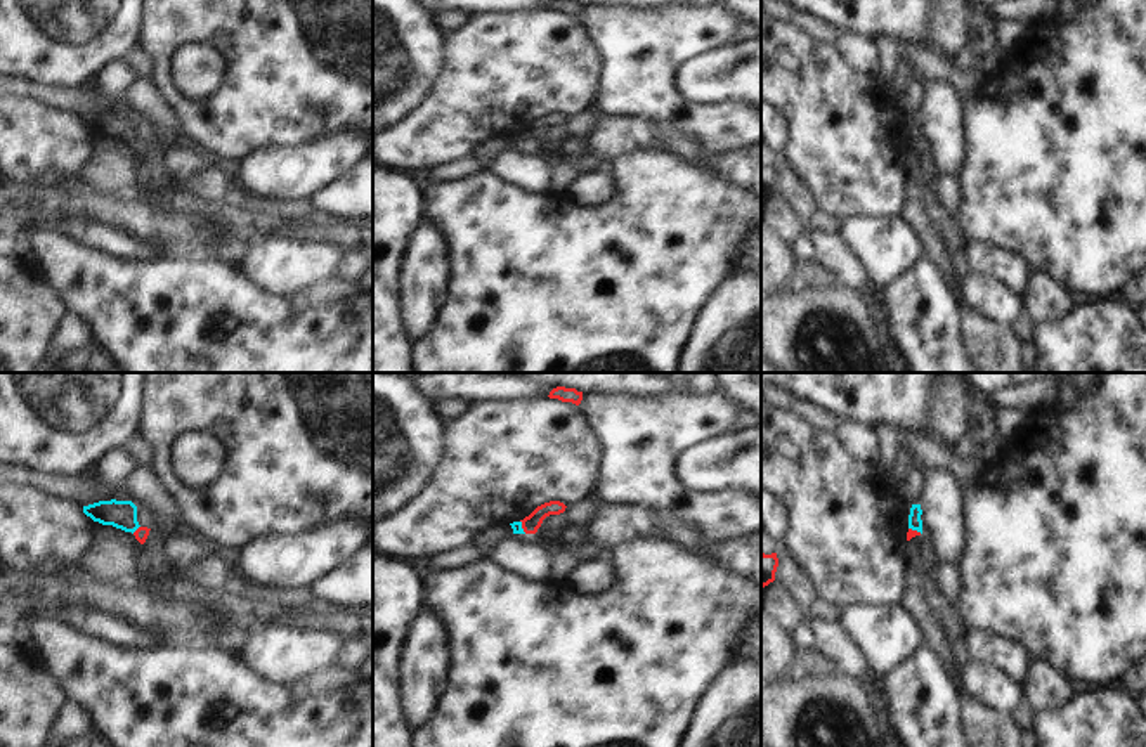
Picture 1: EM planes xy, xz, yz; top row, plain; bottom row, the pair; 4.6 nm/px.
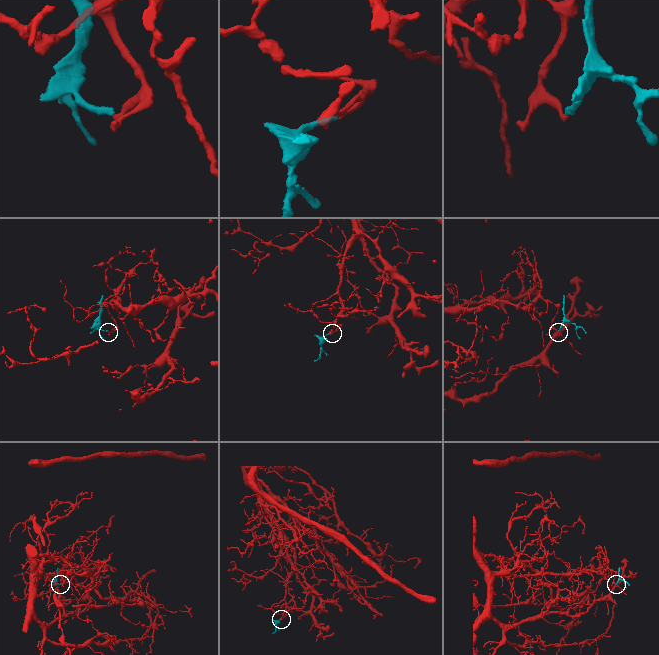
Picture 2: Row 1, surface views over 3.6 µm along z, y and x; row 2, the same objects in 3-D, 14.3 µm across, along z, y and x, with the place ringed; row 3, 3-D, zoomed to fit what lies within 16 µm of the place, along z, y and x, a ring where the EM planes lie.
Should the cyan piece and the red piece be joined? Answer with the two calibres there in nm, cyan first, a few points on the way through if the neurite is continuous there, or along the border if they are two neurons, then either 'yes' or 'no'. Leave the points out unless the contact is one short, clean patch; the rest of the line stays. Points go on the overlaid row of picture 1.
calibres 130 and 70 nm; border xy (139, 526), (132, 532); no

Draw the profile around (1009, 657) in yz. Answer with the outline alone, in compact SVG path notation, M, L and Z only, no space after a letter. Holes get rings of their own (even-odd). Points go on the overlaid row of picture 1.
M976 629L967 631L967 652L971 660L986 664L1021 685L1030 672L1030 653L1021 643Z

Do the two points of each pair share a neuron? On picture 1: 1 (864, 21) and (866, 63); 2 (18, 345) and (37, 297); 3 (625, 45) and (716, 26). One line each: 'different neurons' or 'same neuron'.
1: different neurons
2: same neuron
3: same neuron

